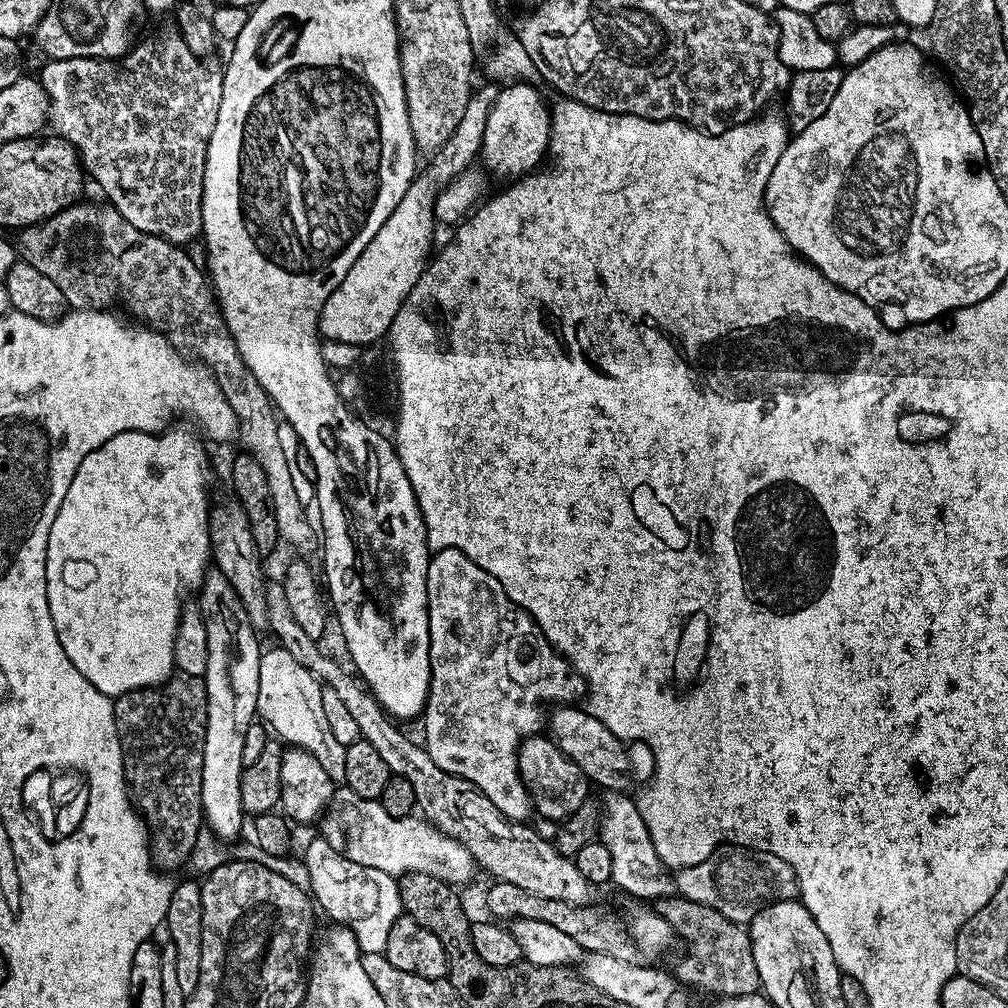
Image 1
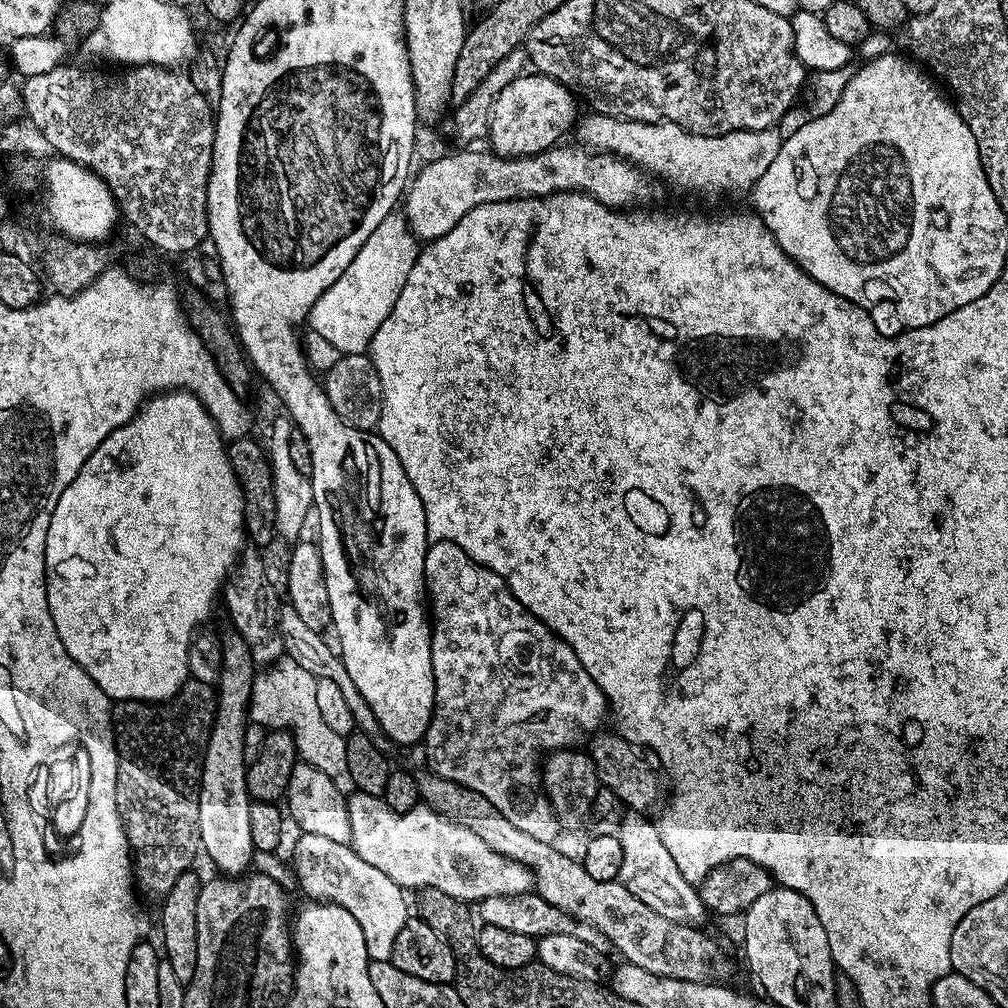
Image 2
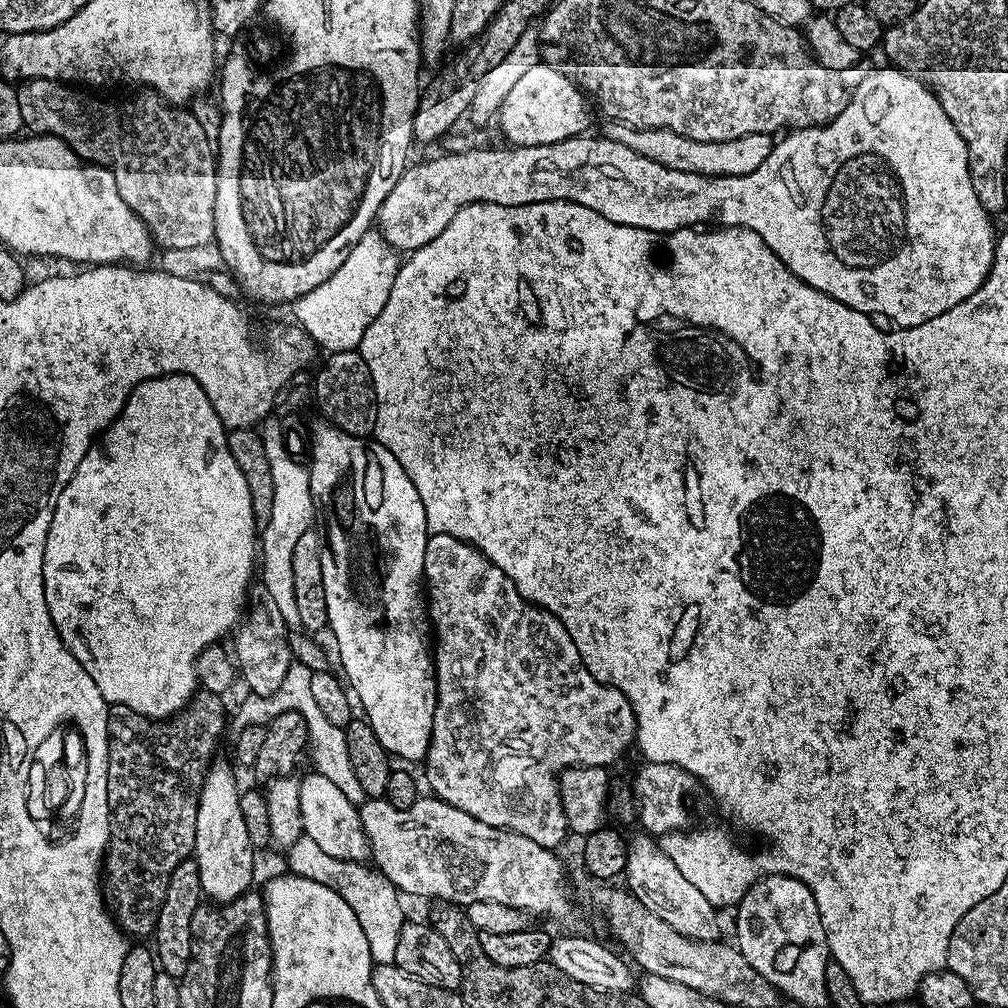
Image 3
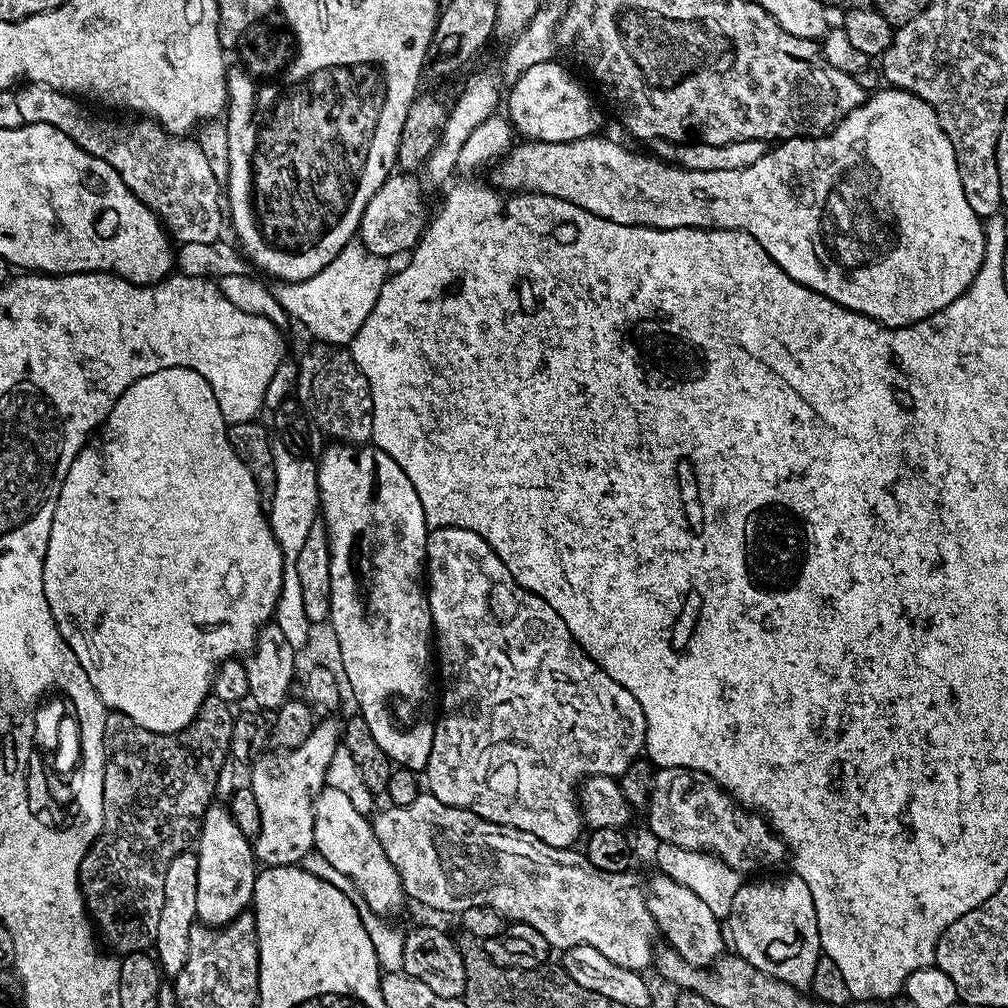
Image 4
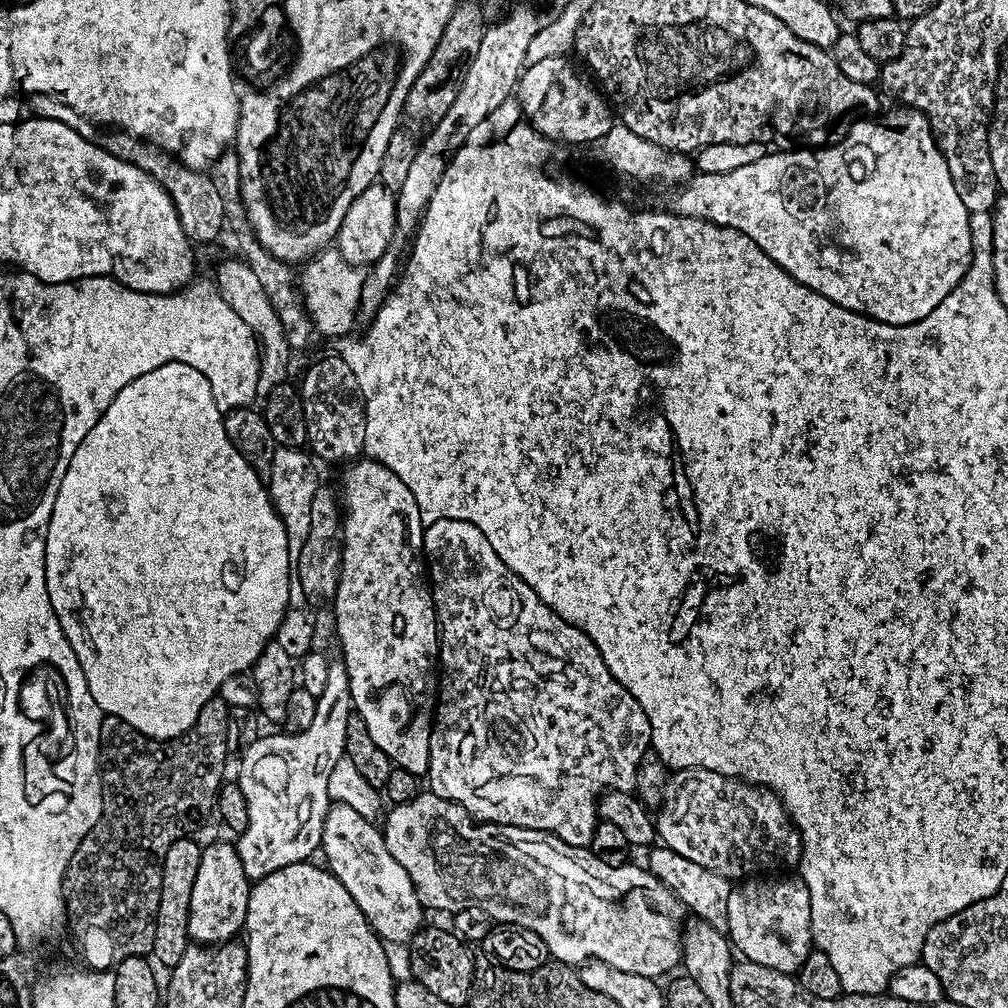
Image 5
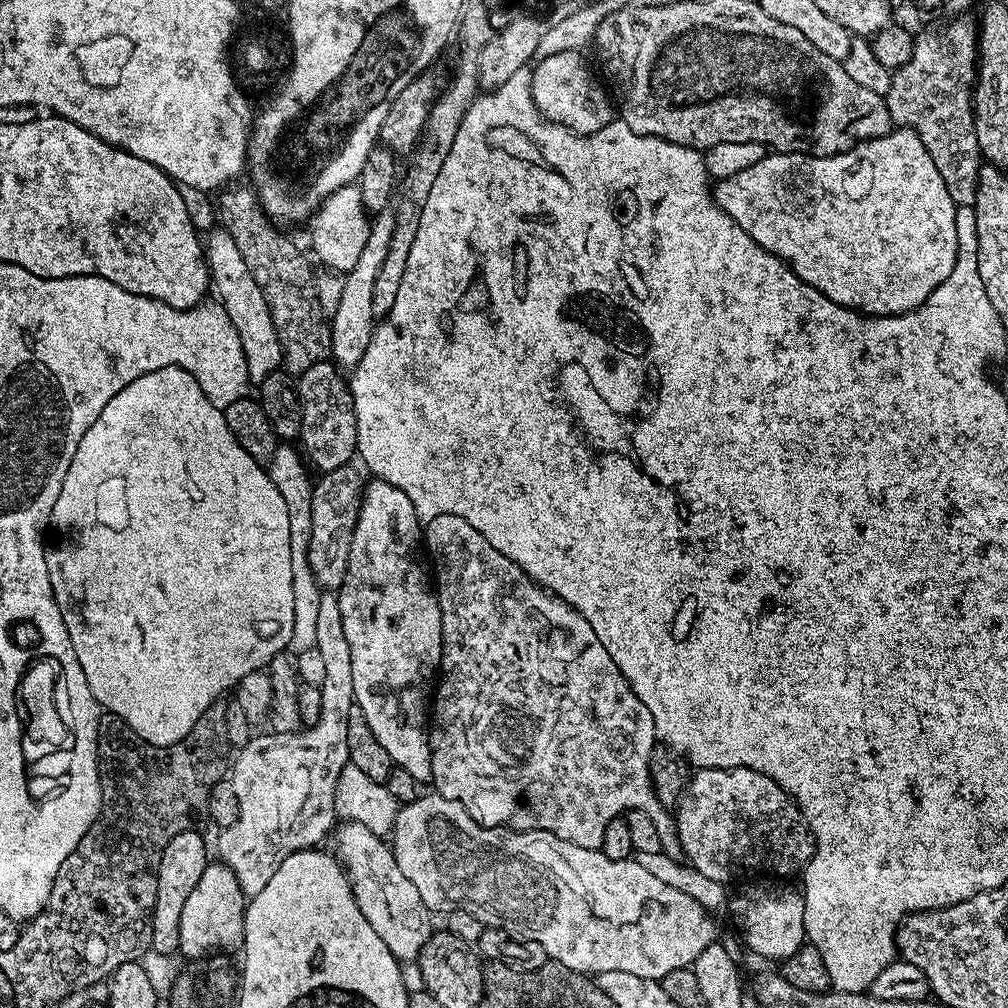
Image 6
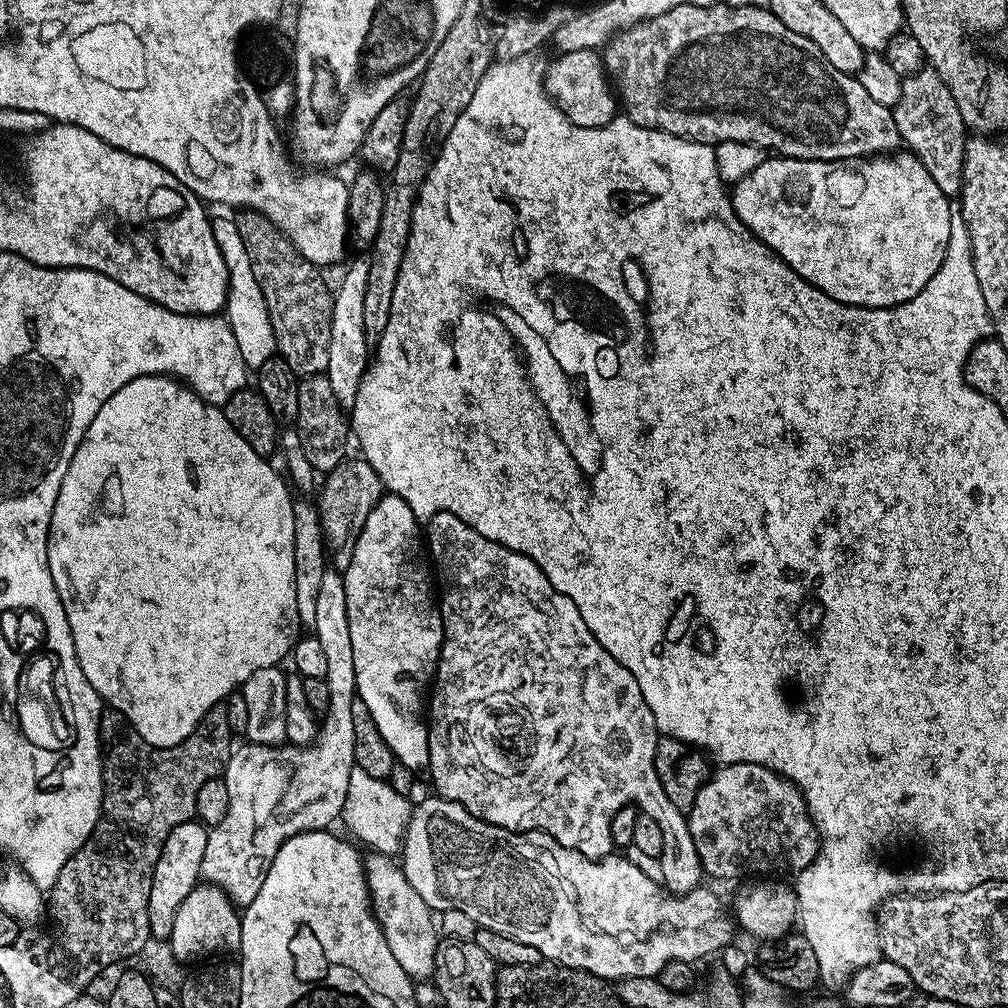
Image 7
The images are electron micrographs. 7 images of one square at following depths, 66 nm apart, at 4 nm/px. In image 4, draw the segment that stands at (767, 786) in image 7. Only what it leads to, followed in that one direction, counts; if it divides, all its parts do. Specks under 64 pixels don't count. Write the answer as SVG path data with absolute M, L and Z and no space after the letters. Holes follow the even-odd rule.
M657 767L646 815L648 828L657 836L657 841L685 848L687 852L710 852L737 874L760 874L775 869L772 867L783 860L785 863L784 839L769 826L768 821L759 812L737 804L731 794L704 772Z

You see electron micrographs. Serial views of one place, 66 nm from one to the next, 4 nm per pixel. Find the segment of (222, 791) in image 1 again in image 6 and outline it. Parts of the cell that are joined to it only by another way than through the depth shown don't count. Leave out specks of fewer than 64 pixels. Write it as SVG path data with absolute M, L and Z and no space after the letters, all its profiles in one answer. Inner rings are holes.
M210 862L206 870L202 870L202 878L198 878L190 898L186 898L186 907L182 909L182 922L178 926L182 934L179 955L200 960L219 952L239 953L244 946L245 907L246 897L234 872L223 862Z

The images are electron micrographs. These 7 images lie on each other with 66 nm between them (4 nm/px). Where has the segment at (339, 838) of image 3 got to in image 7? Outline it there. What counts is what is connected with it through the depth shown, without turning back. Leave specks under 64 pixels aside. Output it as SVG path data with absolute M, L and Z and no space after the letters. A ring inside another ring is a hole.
M369 851L364 856L364 874L368 878L372 907L376 913L376 921L386 938L386 946L390 946L398 966L402 966L402 970L406 970L406 974L412 977L413 981L427 981L434 971L436 947L442 939L434 909L422 902L418 890L414 890L414 886L406 882L403 867L391 856Z

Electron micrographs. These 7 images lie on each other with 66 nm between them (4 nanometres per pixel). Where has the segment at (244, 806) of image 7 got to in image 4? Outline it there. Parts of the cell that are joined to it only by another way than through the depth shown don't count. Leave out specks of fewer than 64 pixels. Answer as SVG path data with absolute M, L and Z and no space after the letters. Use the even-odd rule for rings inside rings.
M332 718L321 719L324 721L321 724L319 721L313 727L310 738L306 738L306 742L302 742L300 746L284 751L265 751L250 764L250 769L252 769L250 787L254 794L254 802L258 804L258 818L260 819L260 829L254 837L254 851L261 865L269 868L292 866L292 856L302 860L307 852L313 851L316 796L325 787L326 766L330 766L330 758L334 756L342 740L341 725L328 719Z

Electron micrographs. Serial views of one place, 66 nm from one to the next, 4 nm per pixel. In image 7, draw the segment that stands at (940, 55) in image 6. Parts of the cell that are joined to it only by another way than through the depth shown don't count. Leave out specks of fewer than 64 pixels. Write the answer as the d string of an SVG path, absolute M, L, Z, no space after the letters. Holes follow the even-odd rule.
M931 66L919 68L913 76L903 77L903 81L900 100L892 109L900 139L907 151L930 170L930 178L938 182L942 194L959 197L960 187L964 184L966 129L962 114L958 114L958 102L954 102L954 94Z

